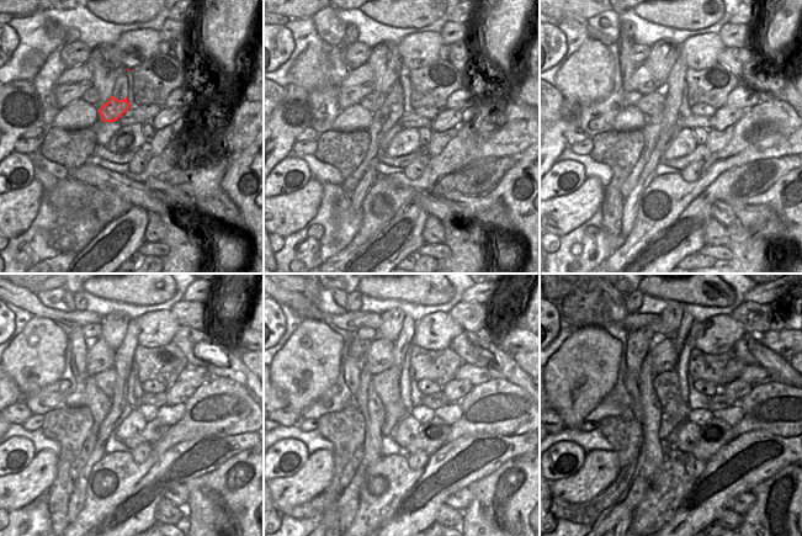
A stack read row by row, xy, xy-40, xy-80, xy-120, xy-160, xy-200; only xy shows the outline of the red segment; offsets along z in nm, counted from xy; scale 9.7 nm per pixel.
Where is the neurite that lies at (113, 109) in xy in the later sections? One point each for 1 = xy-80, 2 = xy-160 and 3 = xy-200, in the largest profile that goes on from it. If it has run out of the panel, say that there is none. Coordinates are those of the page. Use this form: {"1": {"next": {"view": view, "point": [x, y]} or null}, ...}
{"1": {"next": {"view": "xy-80", "point": [674, 86]}}, "2": {"next": {"view": "xy-160", "point": [403, 341]}}, "3": {"next": {"view": "xy-200", "point": [679, 338]}}}

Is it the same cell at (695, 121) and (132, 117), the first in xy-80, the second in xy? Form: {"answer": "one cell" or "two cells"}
{"answer": "one cell"}

